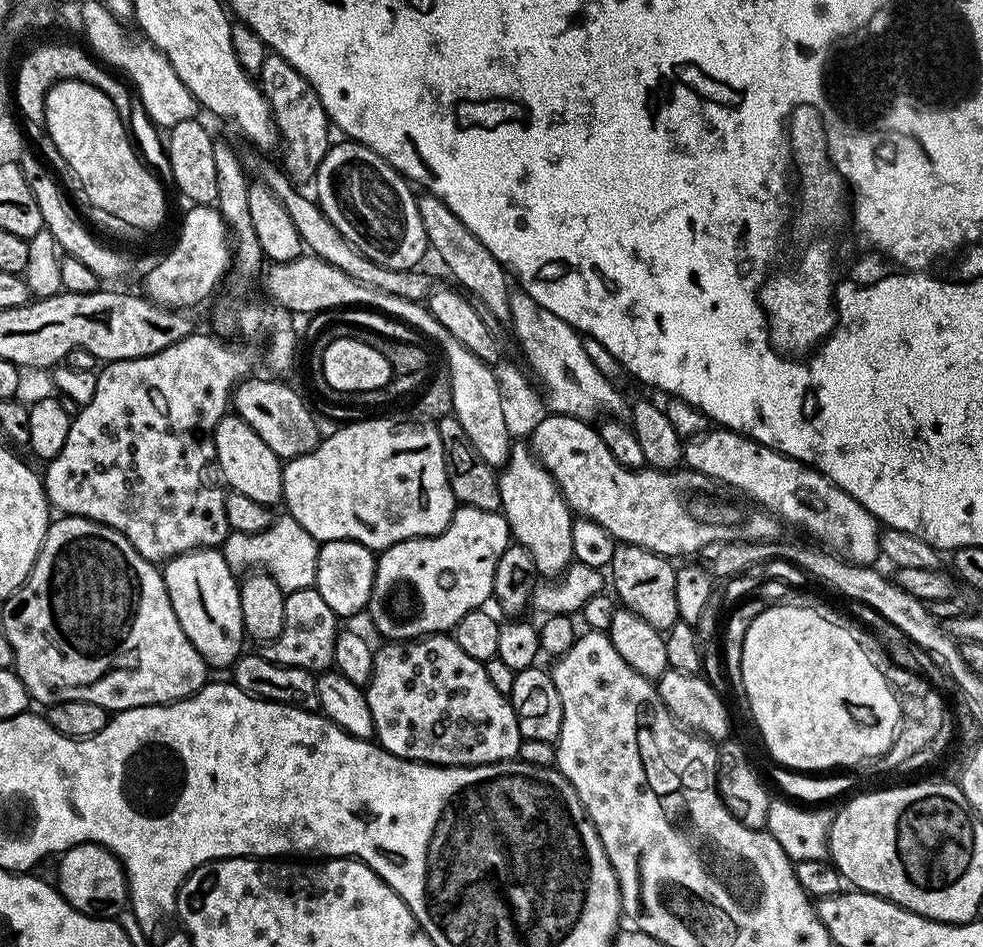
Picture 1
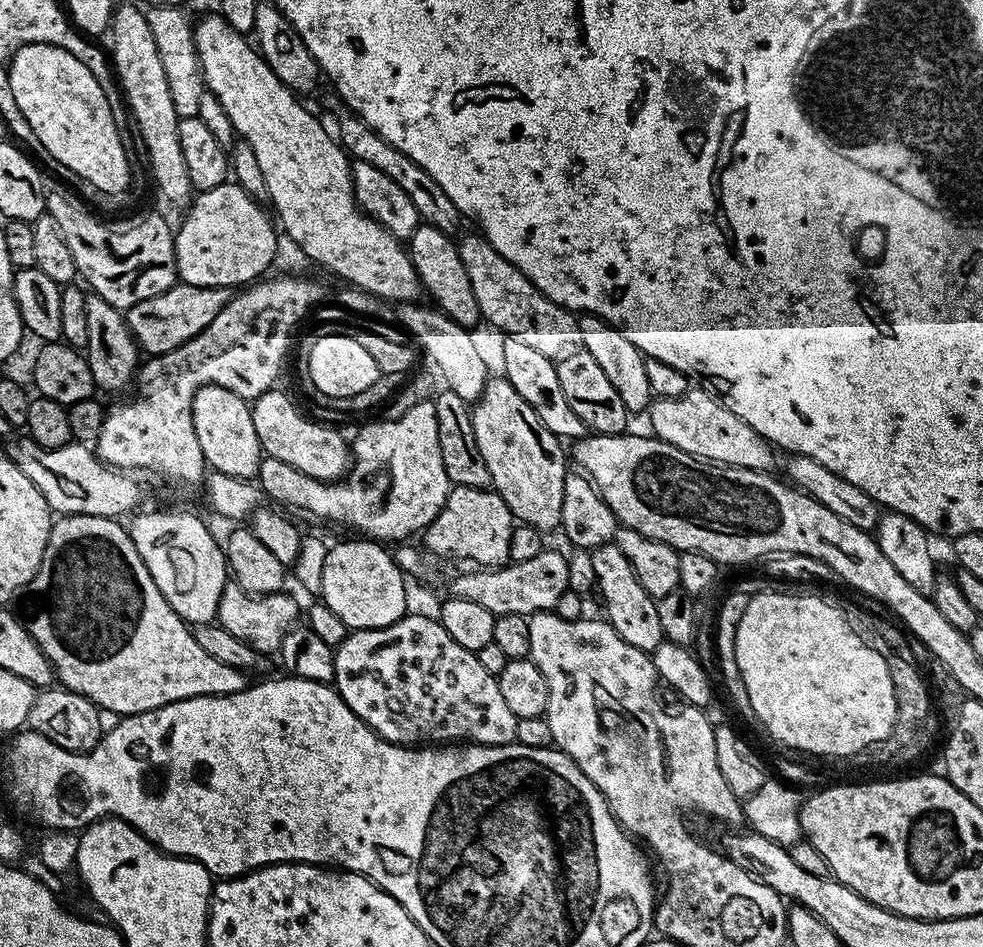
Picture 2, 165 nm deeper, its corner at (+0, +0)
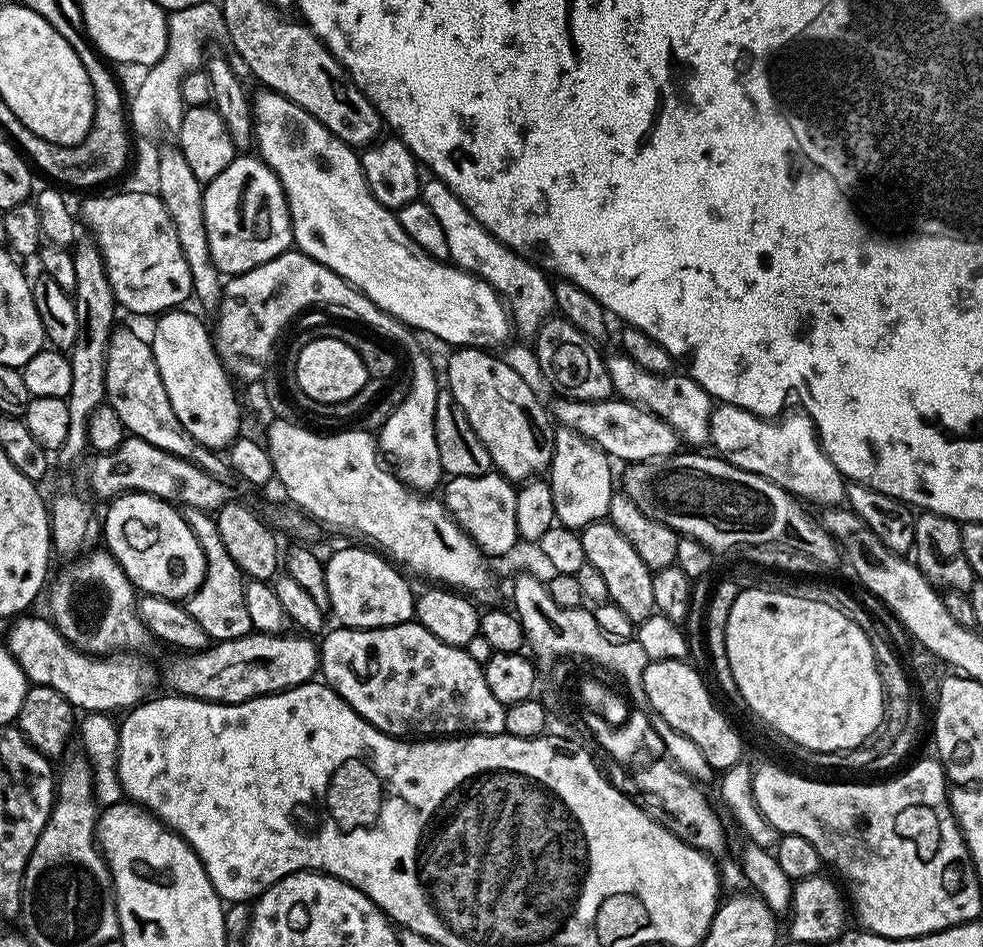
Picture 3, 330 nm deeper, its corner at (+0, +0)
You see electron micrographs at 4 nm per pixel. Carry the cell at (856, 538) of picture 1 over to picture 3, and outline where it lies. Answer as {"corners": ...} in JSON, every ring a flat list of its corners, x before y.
{"corners":[[616,350,616,353,605,359,604,365,610,374,612,391,621,400,628,400,631,404,637,404,640,408,645,408,647,412,652,412,662,422,666,422,676,431,677,437,684,440,688,446,704,446,709,443,710,418,714,401,698,382,694,382,687,374,669,374,659,376,653,372,642,370,638,362,634,362,623,351]]}

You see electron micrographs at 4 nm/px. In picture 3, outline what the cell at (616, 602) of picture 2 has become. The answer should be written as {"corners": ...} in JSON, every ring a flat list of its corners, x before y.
{"corners":[[607,519,597,521,596,524,588,524,580,532,582,550,587,563,593,564,598,573,602,574,606,582,608,600,618,606,620,616,629,616,632,622,645,620,654,612,654,584,652,582,653,569,638,558,638,550,618,534,616,527]]}

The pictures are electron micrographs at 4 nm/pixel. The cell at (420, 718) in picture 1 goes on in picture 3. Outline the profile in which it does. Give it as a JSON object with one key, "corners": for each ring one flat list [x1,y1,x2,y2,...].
{"corners":[[415,622,385,628,346,628,325,631,318,644,323,683,333,688,366,722,397,738,452,738,457,734,499,736,504,732,505,705,490,694,484,669,464,648,434,638]]}

